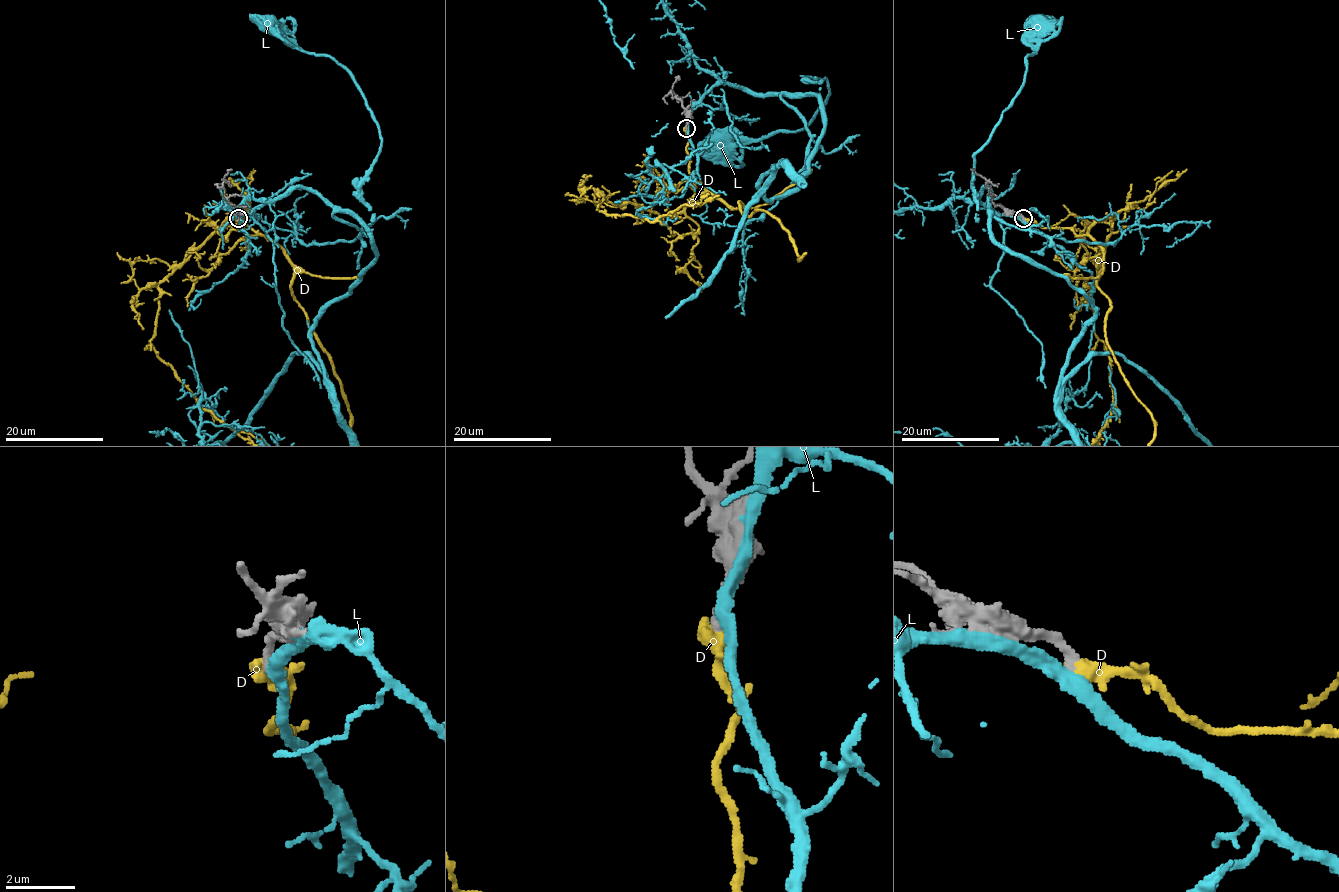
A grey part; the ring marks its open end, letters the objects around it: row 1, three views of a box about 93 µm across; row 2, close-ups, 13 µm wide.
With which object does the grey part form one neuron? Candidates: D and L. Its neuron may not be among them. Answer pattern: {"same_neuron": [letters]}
{"same_neuron": ["D"]}

